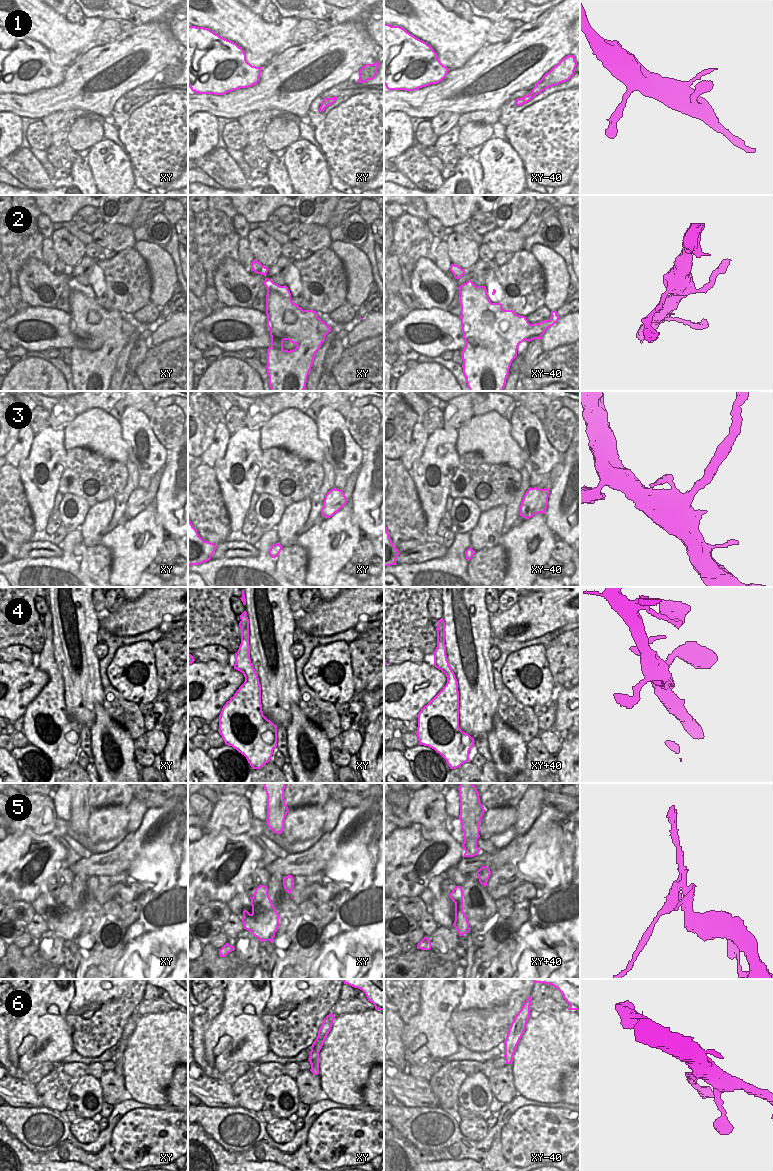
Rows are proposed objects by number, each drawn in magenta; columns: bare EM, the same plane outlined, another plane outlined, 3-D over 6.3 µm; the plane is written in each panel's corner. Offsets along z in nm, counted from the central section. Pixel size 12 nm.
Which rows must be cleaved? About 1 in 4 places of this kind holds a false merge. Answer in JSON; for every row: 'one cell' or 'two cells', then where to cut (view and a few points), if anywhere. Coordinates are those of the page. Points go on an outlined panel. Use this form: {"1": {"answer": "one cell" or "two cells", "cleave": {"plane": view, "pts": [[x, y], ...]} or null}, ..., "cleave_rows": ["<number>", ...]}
{"1": {"answer": "one cell", "cleave": null}, "2": {"answer": "two cells", "cleave": {"plane": "xy", "pts": [[256, 260], [253, 262]]}}, "3": {"answer": "one cell", "cleave": null}, "4": {"answer": "one cell", "cleave": null}, "5": {"answer": "two cells", "cleave": {"plane": "xy", "pts": [[284, 886], [292, 888]]}}, "6": {"answer": "one cell", "cleave": null}, "cleave_rows": ["2", "5"]}

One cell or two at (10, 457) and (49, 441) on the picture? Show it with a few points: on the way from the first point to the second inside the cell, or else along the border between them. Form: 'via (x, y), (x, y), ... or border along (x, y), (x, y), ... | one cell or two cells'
border along (35, 434), (29, 454), (20, 462), (17, 468) | two cells

